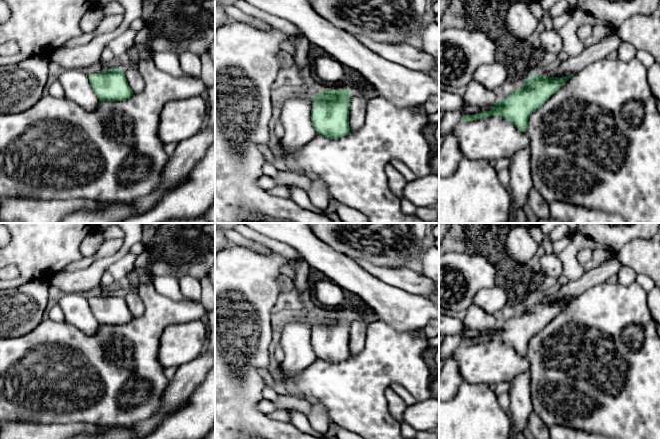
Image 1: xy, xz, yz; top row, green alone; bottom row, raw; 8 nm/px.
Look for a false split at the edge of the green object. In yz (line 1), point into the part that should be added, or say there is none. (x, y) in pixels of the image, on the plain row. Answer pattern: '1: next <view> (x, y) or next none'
1: next none

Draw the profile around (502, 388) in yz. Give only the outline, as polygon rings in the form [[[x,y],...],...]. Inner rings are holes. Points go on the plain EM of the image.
[[[502,382],[493,387],[494,393],[497,396],[507,394],[510,388],[510,382]]]

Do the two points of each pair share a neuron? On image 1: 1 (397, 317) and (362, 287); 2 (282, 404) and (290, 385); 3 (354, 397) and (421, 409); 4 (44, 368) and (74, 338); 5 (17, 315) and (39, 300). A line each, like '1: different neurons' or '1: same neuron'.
1: same neuron
2: different neurons
3: different neurons
4: same neuron
5: same neuron

